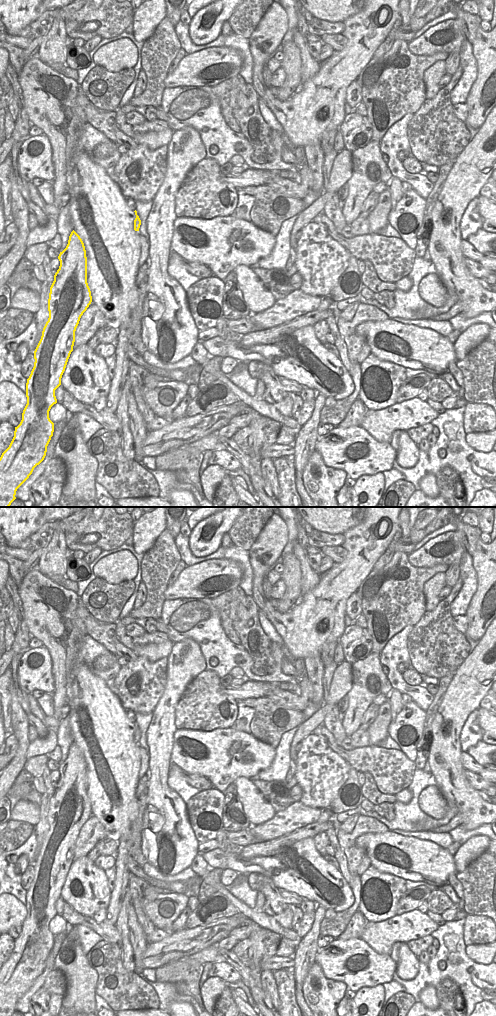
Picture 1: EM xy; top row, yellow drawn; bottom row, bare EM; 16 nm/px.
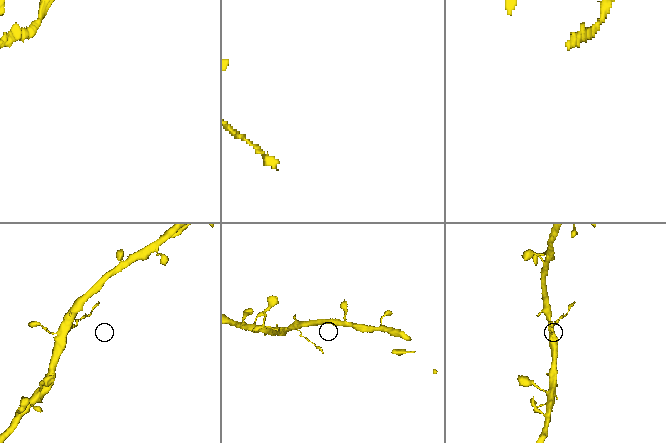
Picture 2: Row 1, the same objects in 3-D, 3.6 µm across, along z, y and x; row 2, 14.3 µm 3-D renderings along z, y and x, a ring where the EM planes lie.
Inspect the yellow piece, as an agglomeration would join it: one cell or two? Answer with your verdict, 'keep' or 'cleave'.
cleave

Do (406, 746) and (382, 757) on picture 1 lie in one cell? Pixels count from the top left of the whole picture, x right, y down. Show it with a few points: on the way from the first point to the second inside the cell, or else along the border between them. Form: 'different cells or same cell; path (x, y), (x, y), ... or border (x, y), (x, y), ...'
different cells; border (401, 750), (414, 761)

